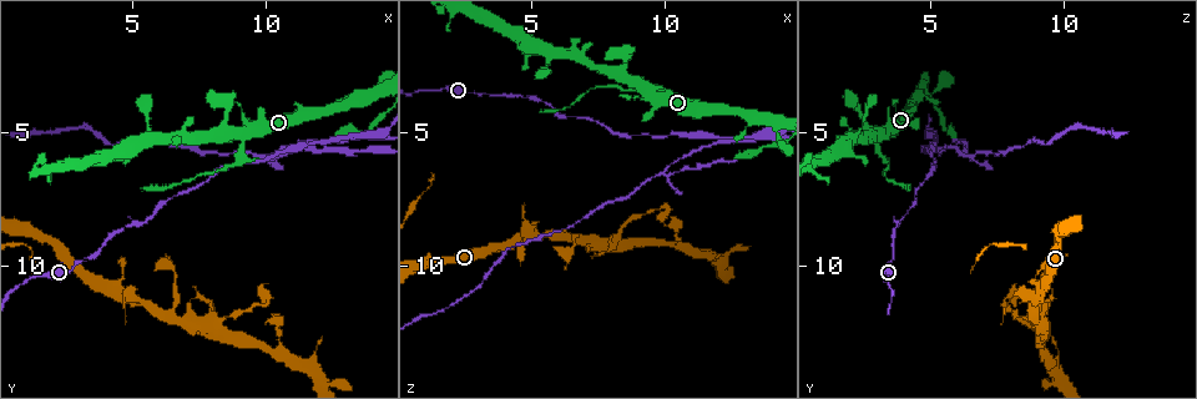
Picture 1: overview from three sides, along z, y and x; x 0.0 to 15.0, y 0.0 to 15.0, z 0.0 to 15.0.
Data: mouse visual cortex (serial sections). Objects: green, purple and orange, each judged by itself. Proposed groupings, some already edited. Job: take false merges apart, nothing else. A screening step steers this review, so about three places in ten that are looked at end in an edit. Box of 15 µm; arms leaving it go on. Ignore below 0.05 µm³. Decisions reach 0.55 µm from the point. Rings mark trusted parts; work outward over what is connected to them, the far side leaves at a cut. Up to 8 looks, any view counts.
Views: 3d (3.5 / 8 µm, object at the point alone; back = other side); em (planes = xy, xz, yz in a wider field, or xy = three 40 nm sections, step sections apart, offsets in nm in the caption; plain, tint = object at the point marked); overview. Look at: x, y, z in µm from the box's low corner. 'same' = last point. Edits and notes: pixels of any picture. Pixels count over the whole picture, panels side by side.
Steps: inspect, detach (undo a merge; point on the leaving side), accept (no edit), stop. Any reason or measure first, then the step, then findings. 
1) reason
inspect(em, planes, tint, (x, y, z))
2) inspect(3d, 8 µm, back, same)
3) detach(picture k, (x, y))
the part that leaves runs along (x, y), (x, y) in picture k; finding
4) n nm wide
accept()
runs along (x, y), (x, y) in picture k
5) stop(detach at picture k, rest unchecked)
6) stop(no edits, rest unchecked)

a narrow waist
inspect(3d, 3.5 µm, (8.6, 12.0, 8.4))

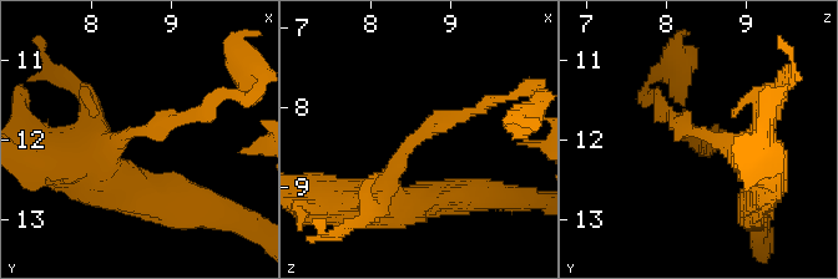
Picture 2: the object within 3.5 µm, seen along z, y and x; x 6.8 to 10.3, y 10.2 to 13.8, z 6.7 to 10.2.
arms of 150, 350 nm; now the EM
inspect(em, xy, step 1, tint, (8.60, 11.90, 8.35))

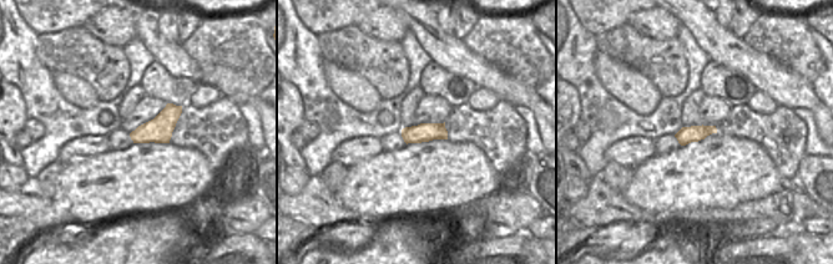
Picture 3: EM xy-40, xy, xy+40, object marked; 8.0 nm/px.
160 nm wide
accept()
runs along (370, 204), (408, 143), (489, 102) in picture 2; continuous, no second cell

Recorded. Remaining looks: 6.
sharp bend
inspect(3d, 3.5 µm, (10.2, 11.3, 7.9))

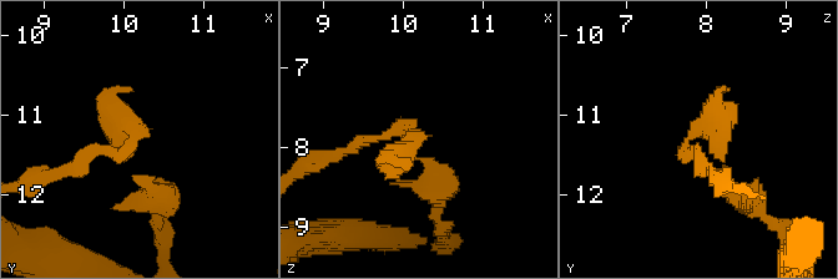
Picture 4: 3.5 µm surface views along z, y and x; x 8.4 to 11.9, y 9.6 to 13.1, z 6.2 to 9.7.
inspect(em, xy, step 5, tint, (10.20, 11.15, 7.90))

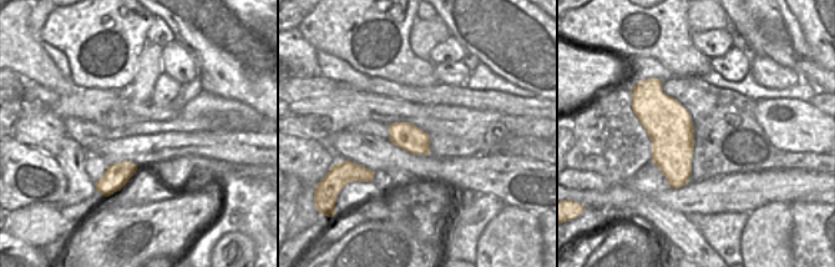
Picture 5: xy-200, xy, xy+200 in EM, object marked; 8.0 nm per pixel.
accept()
runs along (81, 158), (127, 147), (109, 105), (127, 90) in picture 4; continuous, no second cell

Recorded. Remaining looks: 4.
inspect(3d, 3.5 µm, (12.0, 5.3, 5.2))

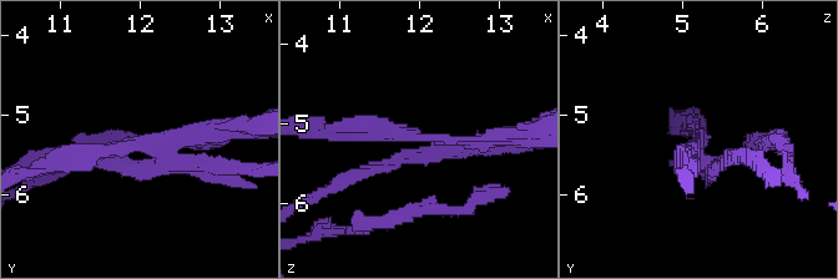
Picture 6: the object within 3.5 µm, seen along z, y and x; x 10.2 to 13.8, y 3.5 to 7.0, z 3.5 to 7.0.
4 arms; arms of 150, 150, 200, 250 nm; now the EM
inspect(em, xy, step 1, tint, (12.05, 5.30, 5.20))

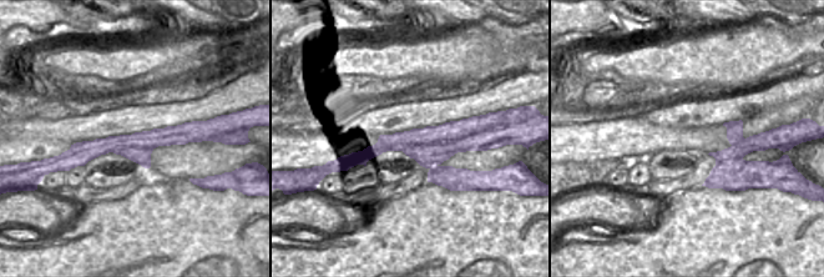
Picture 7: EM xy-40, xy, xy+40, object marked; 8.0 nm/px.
detach(picture 6, (213, 172))
the part that leaves runs along (439, 147), (389, 160), (336, 186) in picture 6; two cells meet here

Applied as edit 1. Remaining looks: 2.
stop(detach at picture 6, rest unchecked)

